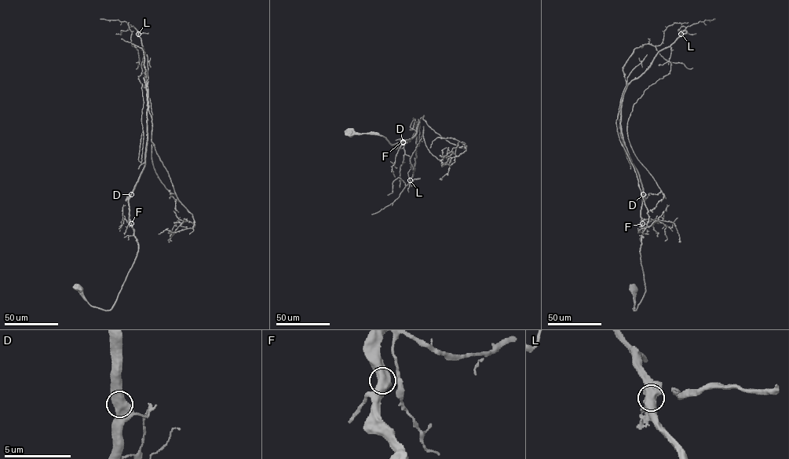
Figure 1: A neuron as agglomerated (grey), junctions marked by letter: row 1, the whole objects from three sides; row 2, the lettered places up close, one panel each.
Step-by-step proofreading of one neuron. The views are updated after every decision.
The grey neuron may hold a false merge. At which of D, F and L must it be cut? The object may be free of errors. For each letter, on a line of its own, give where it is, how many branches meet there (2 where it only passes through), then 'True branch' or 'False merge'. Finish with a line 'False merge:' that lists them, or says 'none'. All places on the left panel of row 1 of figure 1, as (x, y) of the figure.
D: Place: (131, 194). Branches: 2. True branch
F: Place: (131, 223). Branches: 2. True branch
L: Place: (138, 34). Branches: 2. True branch
False merge: none

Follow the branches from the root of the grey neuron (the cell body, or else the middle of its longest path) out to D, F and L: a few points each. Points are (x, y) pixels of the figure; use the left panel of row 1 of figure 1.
D: (79, 287), (92, 306), (109, 310), (115, 302), (138, 251), (129, 218), (131, 194)
F: (79, 287), (83, 297), (91, 306), (106, 310), (111, 308), (138, 251), (137, 239), (131, 223)
L: (79, 287), (91, 306), (109, 310), (138, 251), (129, 199), (144, 166), (147, 138), (144, 52), (138, 34)

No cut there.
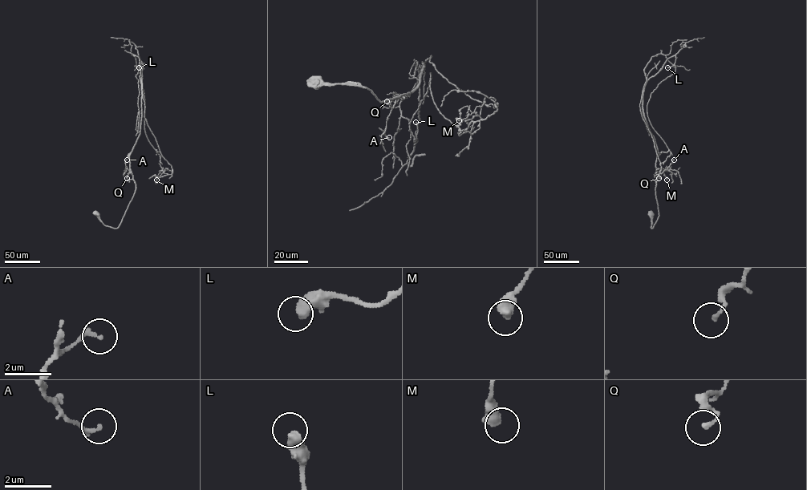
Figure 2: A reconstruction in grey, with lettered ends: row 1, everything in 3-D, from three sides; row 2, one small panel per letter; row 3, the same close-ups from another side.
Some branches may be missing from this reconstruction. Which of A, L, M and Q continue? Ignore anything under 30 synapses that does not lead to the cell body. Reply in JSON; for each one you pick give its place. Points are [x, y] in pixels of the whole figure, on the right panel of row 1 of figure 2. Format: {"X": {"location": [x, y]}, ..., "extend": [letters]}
{"extend": []}

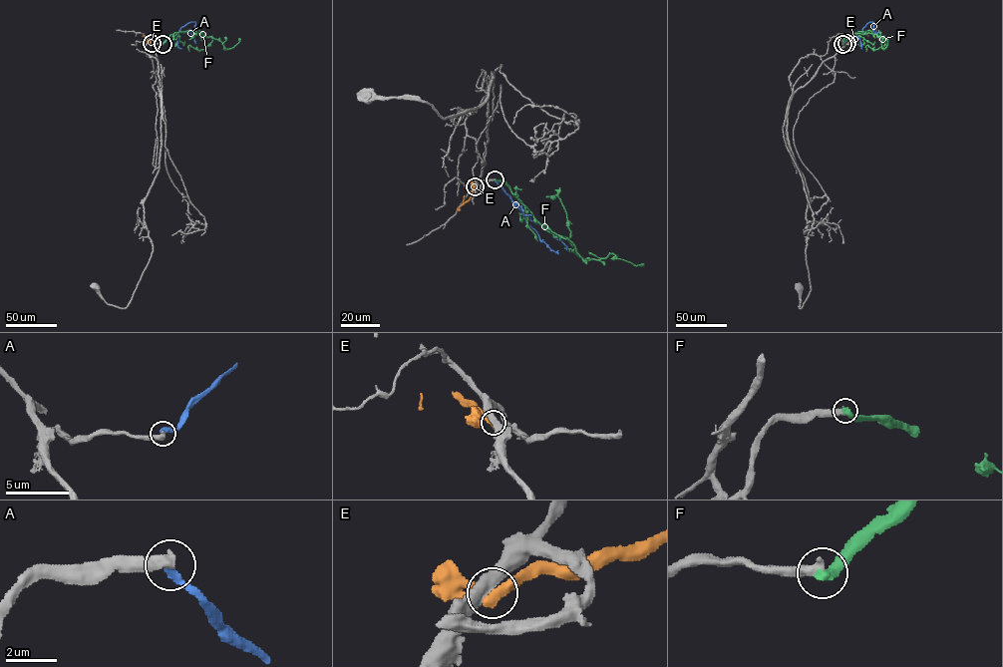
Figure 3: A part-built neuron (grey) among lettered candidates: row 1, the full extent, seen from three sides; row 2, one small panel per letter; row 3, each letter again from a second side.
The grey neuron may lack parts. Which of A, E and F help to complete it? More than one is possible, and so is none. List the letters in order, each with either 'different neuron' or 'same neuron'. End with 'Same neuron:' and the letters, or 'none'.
A: different neuron
E: different neuron
F: different neuron
Same neuron: none

